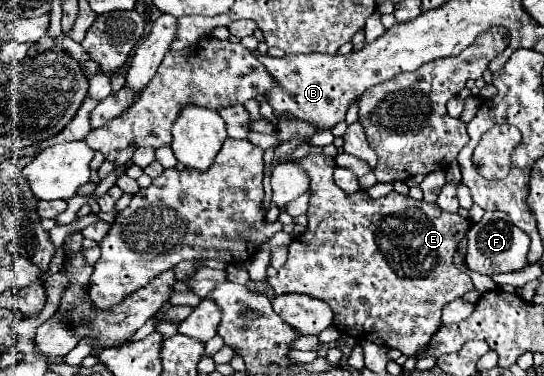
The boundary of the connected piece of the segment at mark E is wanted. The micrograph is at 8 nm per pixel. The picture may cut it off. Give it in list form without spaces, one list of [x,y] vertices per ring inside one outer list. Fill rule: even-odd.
[[[313,154],[297,164],[311,176],[313,196],[309,198],[307,210],[309,226],[289,244],[289,256],[279,274],[269,278],[275,294],[307,294],[323,300],[333,310],[333,326],[341,334],[347,334],[357,342],[369,340],[397,348],[405,356],[413,356],[419,348],[429,344],[431,334],[441,326],[443,306],[473,290],[471,278],[453,266],[453,254],[471,222],[459,214],[439,210],[437,204],[413,200],[397,192],[389,192],[377,200],[369,198],[365,190],[345,194],[333,182],[333,158]]]

